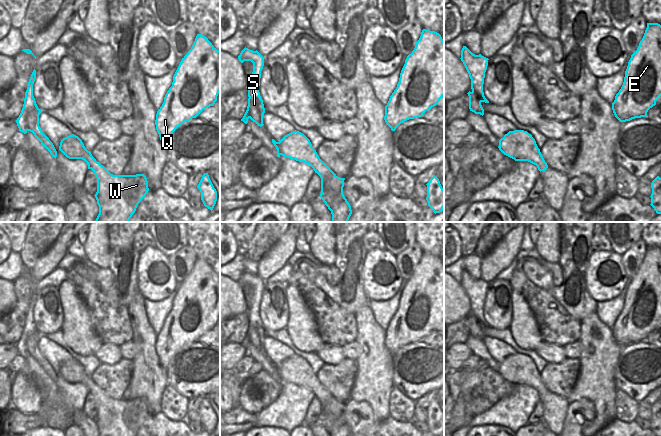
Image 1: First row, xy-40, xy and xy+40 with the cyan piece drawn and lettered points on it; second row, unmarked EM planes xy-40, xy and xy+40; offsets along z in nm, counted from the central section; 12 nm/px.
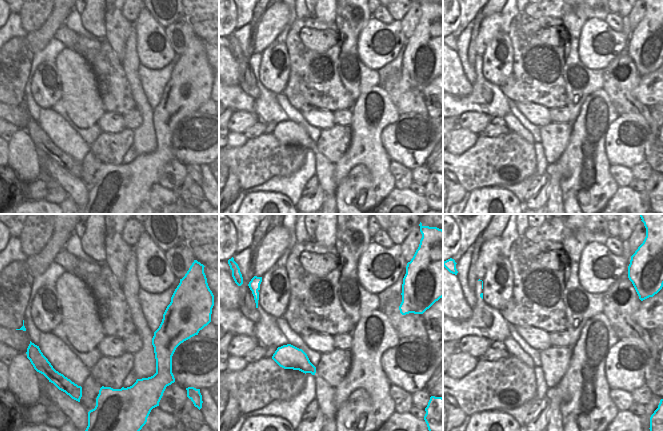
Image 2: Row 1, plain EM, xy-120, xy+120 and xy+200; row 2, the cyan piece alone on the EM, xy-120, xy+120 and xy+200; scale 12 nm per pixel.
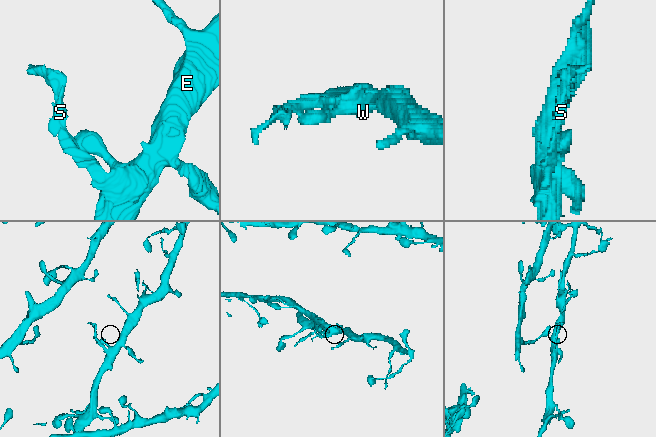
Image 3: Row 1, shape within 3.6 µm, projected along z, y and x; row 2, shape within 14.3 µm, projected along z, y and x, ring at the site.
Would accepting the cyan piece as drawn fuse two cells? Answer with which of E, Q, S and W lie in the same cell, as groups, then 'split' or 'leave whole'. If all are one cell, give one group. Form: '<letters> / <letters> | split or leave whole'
E Q W / S | split

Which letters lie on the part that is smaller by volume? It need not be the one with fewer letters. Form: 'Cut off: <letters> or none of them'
Cut off: S

